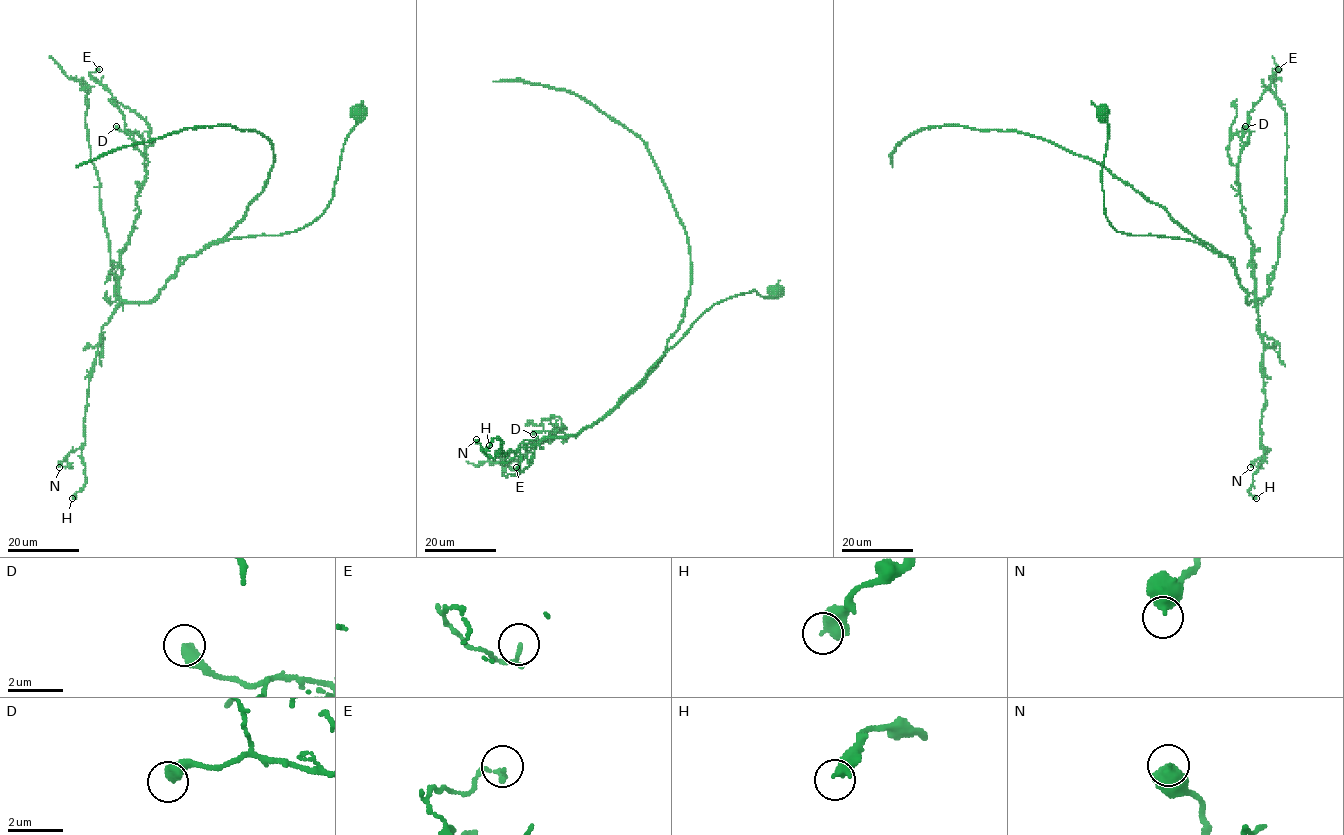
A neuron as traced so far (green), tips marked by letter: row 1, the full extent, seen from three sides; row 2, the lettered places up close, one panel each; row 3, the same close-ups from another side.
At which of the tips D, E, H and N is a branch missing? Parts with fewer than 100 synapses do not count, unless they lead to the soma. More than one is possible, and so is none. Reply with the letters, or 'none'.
none

